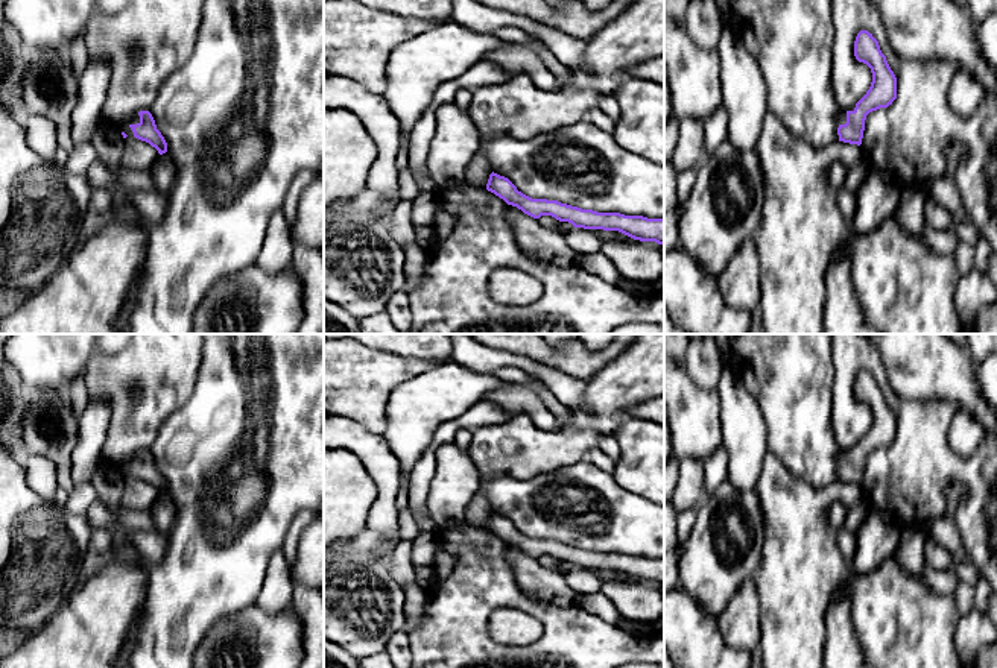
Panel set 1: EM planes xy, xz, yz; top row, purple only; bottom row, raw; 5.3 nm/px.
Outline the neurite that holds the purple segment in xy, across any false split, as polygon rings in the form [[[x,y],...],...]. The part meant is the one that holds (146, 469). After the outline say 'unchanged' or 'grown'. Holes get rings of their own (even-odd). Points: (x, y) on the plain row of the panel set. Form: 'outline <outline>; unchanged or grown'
outline [[[149,451],[135,452],[126,465],[120,466],[123,478],[135,477],[149,483],[160,495],[167,492],[167,483],[157,469],[155,460]]]; grown

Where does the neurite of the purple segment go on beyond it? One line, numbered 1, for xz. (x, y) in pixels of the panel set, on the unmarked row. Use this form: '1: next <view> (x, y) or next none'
1: next none

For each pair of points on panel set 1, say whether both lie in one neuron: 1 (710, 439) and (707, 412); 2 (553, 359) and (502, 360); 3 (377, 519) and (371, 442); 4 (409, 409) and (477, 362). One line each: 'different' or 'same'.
1: same
2: different
3: same
4: different

